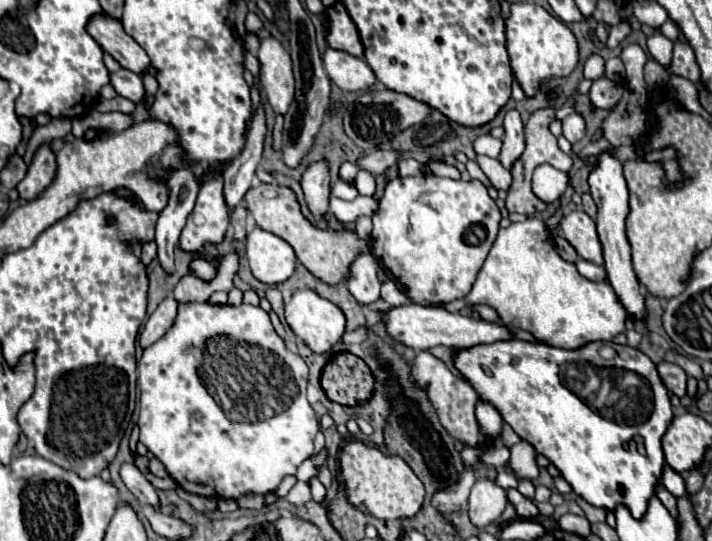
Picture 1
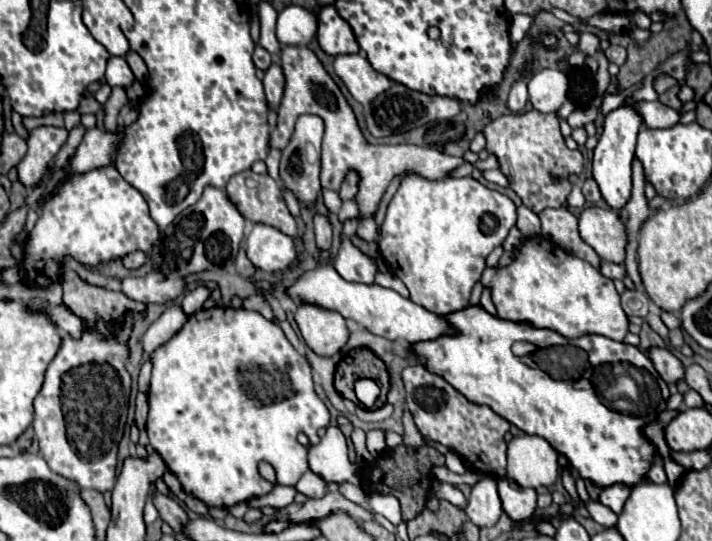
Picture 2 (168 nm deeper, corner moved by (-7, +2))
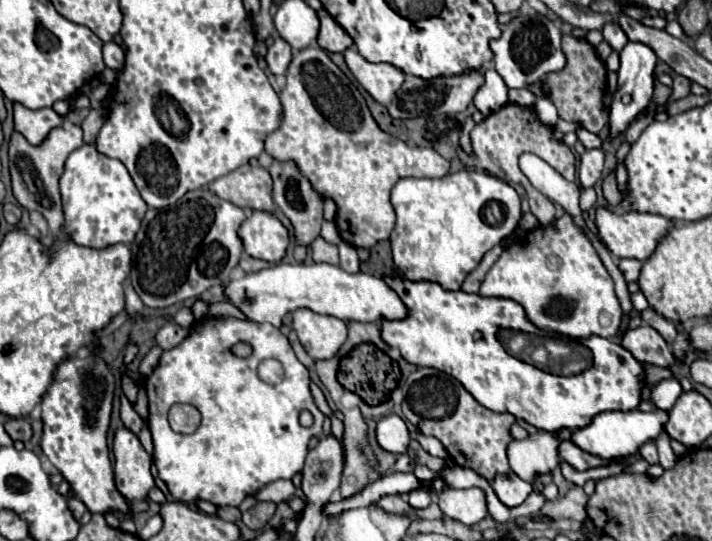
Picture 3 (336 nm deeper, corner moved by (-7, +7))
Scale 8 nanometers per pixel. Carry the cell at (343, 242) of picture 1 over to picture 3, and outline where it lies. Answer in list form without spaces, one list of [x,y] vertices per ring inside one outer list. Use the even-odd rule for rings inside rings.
[[[242,165],[232,173],[216,179],[210,187],[218,197],[246,209],[274,213],[276,203],[272,199],[272,177],[264,167]]]

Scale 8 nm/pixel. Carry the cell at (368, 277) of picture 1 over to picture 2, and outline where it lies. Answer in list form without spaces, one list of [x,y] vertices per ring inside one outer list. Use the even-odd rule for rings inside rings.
[[[346,220],[342,226],[342,246],[340,252],[336,256],[336,270],[338,274],[348,280],[348,282],[362,282],[362,284],[372,284],[374,282],[374,274],[378,272],[376,262],[368,256],[364,256],[356,246],[352,246],[350,236],[356,232],[358,220]]]

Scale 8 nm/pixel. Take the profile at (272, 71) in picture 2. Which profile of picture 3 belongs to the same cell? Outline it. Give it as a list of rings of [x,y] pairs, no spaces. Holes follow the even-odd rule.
[[[278,35],[274,37],[274,45],[268,49],[266,53],[266,63],[268,63],[268,71],[272,75],[286,75],[286,69],[288,69],[288,63],[292,59],[292,47],[280,39]]]

